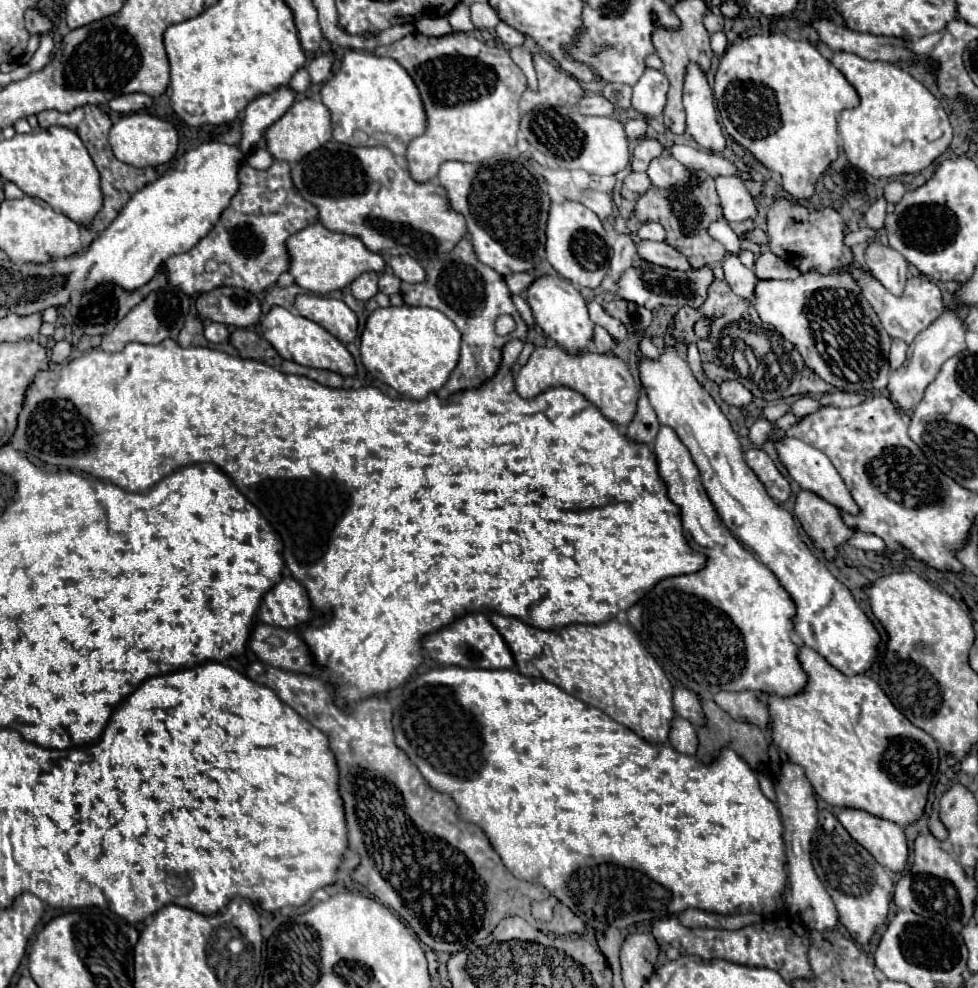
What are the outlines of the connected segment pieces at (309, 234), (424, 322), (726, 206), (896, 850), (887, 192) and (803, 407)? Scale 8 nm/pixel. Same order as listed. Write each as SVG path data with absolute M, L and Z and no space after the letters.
M312 224L288 238L288 256L290 268L288 272L294 276L294 282L310 292L328 294L332 290L342 290L362 272L382 272L386 262L380 254L370 252L358 238L336 234L326 230L322 224Z
M388 306L388 308L378 308L368 316L366 328L360 335L360 358L364 368L384 384L392 386L396 392L402 396L408 396L412 400L422 400L430 392L440 390L450 372L456 368L458 358L460 358L460 332L456 324L446 318L442 312L426 306Z
M730 176L730 178L716 178L716 192L720 196L720 206L724 220L728 222L742 222L756 216L756 206L742 184L742 180Z
M842 808L838 820L892 872L902 872L908 862L908 840L904 830L888 820L876 818L864 810Z
M894 180L894 182L890 182L890 184L884 188L884 196L886 196L886 200L892 202L892 204L896 204L896 202L904 196L904 192L906 192L906 184L904 184L902 180Z
M802 396L800 400L796 400L796 402L792 404L792 412L794 412L796 416L800 416L800 418L816 412L818 408L820 408L820 402L818 402L816 398L810 398L810 396Z

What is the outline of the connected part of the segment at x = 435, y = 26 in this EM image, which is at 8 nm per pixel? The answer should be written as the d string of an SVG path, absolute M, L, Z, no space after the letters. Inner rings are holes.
M442 16L442 18L422 18L414 26L424 36L446 36L446 34L454 32L446 16Z

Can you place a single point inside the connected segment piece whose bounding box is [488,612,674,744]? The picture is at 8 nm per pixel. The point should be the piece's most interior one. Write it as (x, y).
(606, 666)

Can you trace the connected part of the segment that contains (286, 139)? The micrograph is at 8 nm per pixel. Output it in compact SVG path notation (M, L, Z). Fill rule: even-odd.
M302 98L296 100L292 104L292 108L278 120L274 122L266 134L266 146L268 152L276 158L276 160L284 160L284 162L300 162L306 154L310 154L312 150L324 146L330 138L332 138L332 122L330 122L330 112L328 108L312 98Z

